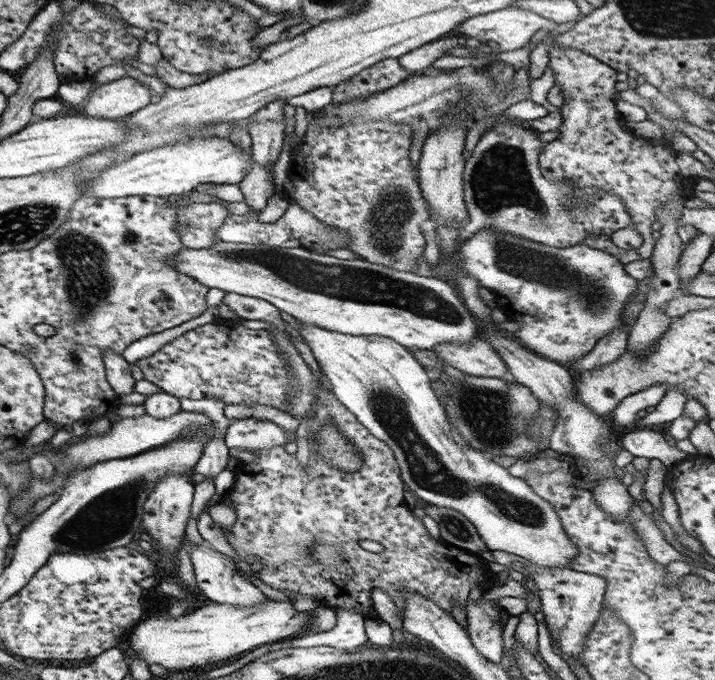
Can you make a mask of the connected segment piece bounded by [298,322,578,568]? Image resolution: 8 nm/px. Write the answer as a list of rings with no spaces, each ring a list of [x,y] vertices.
[[[302,324],[303,329],[298,332],[303,340],[309,346],[312,354],[318,366],[321,366],[321,371],[325,374],[325,378],[329,381],[332,393],[335,398],[357,419],[359,424],[363,425],[371,436],[377,438],[381,442],[384,442],[393,453],[397,466],[400,470],[400,477],[405,489],[409,490],[419,502],[426,504],[435,504],[441,508],[450,508],[456,510],[459,514],[462,514],[467,521],[475,528],[476,533],[481,537],[484,545],[489,551],[503,550],[505,552],[516,554],[525,558],[529,562],[536,564],[539,568],[566,568],[570,564],[570,560],[578,555],[578,548],[574,542],[565,534],[563,528],[561,528],[561,522],[559,522],[558,514],[554,511],[554,508],[549,502],[544,501],[538,494],[532,491],[532,488],[523,480],[517,477],[513,477],[507,473],[507,469],[499,466],[497,463],[493,463],[491,460],[485,459],[479,451],[473,450],[467,445],[460,445],[456,443],[452,438],[451,426],[446,419],[445,411],[439,404],[436,393],[430,387],[430,380],[427,378],[425,369],[408,353],[408,349],[405,349],[397,342],[384,336],[370,335],[370,336],[351,336],[350,334],[339,334],[338,332],[331,332],[324,328],[319,328],[314,324]]]

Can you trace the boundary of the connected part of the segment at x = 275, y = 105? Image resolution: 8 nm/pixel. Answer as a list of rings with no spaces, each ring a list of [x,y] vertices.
[[[285,98],[268,102],[247,118],[251,162],[271,168],[271,171],[283,143],[282,106],[285,103]]]

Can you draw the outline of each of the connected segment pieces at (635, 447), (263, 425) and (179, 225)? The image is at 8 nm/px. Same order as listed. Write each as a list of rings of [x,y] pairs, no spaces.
[[[648,427],[635,428],[635,430],[626,433],[621,438],[621,448],[634,457],[657,458],[665,467],[681,462],[686,456],[677,447],[669,446],[659,432],[648,429]]]
[[[248,417],[225,422],[227,427],[224,443],[227,448],[251,452],[271,446],[283,446],[288,439],[294,440],[293,434],[265,419]]]
[[[218,203],[184,204],[174,214],[176,216],[176,231],[184,247],[191,249],[207,249],[219,243],[215,238],[217,229],[224,223],[228,211]]]

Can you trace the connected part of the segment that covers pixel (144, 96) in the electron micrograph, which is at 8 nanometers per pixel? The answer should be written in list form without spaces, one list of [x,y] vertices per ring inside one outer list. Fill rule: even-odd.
[[[125,76],[97,85],[83,104],[82,114],[100,119],[121,119],[149,104],[151,95],[147,87]]]

